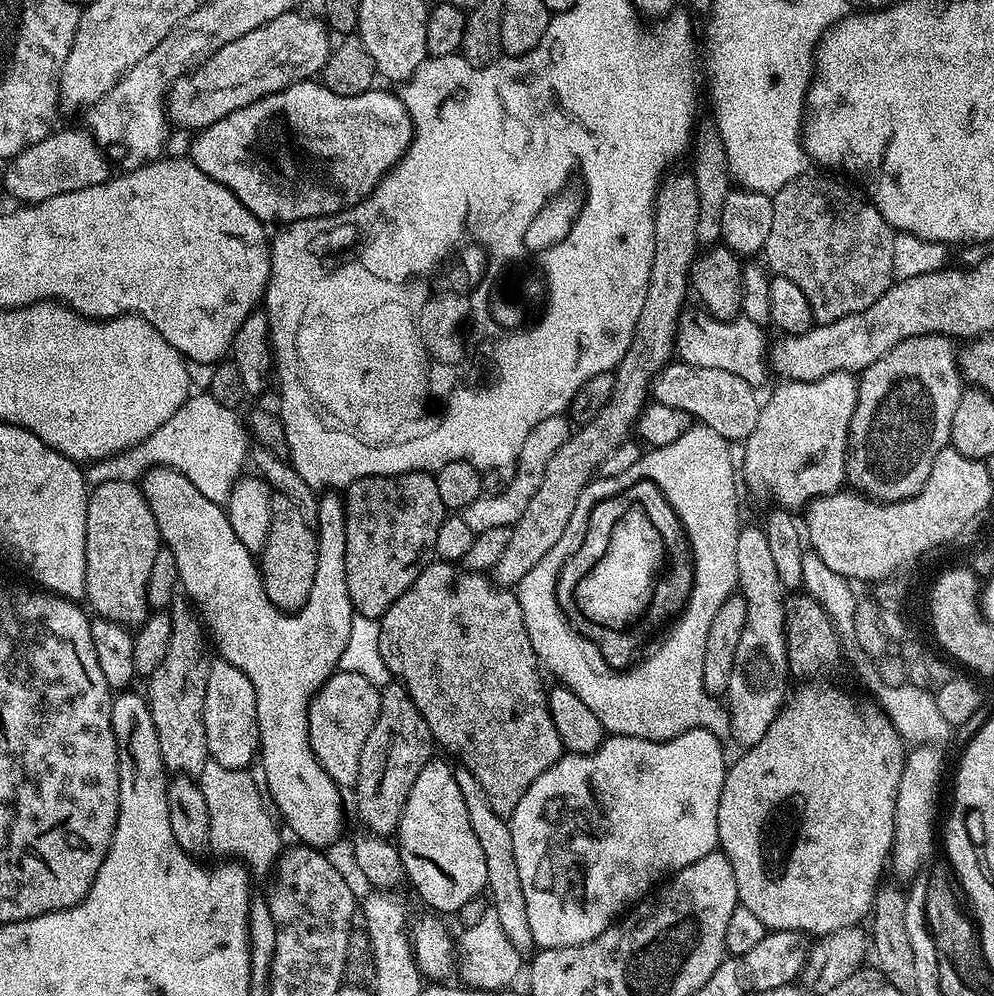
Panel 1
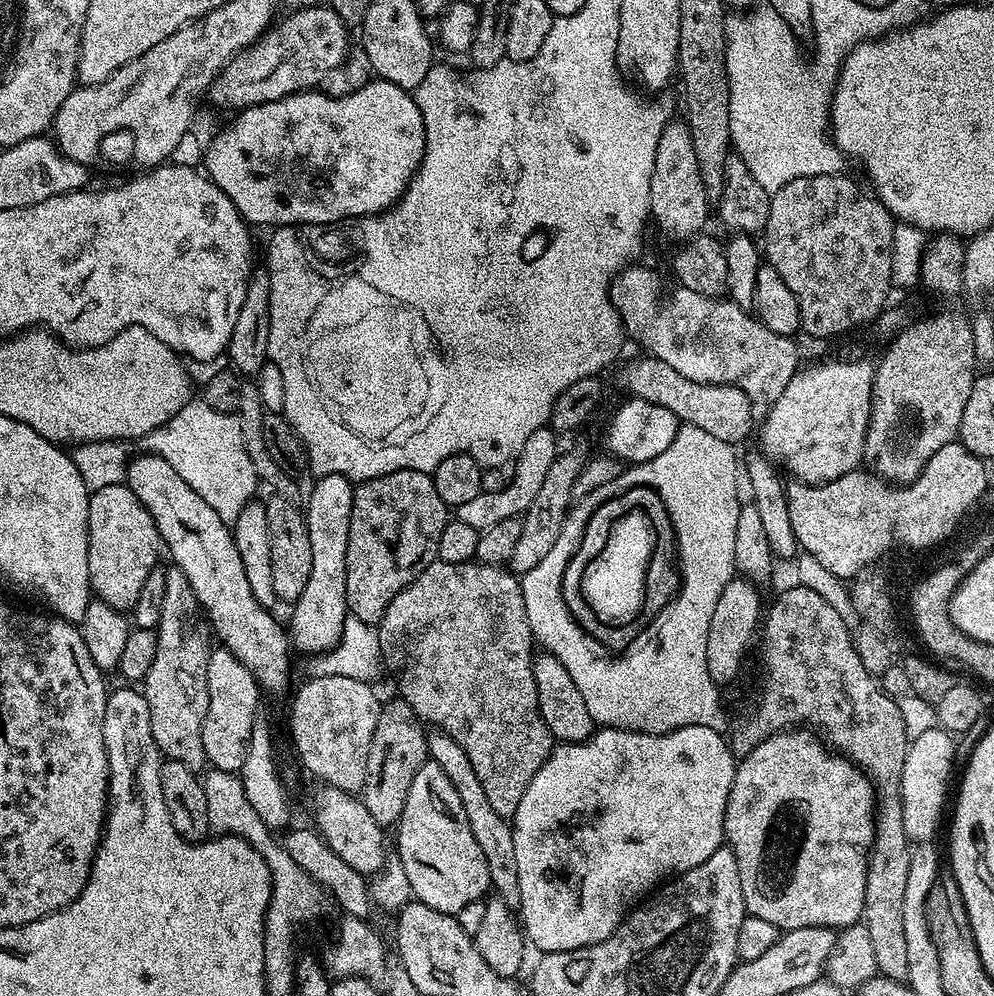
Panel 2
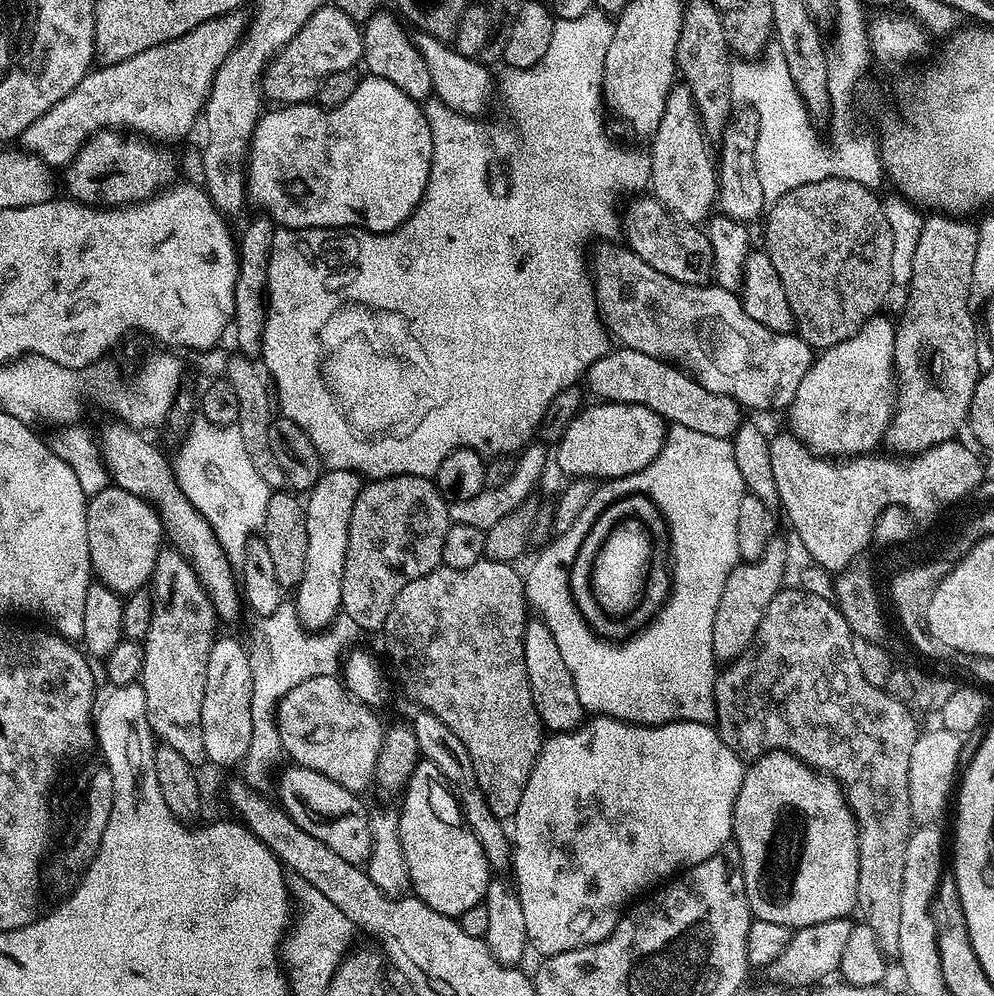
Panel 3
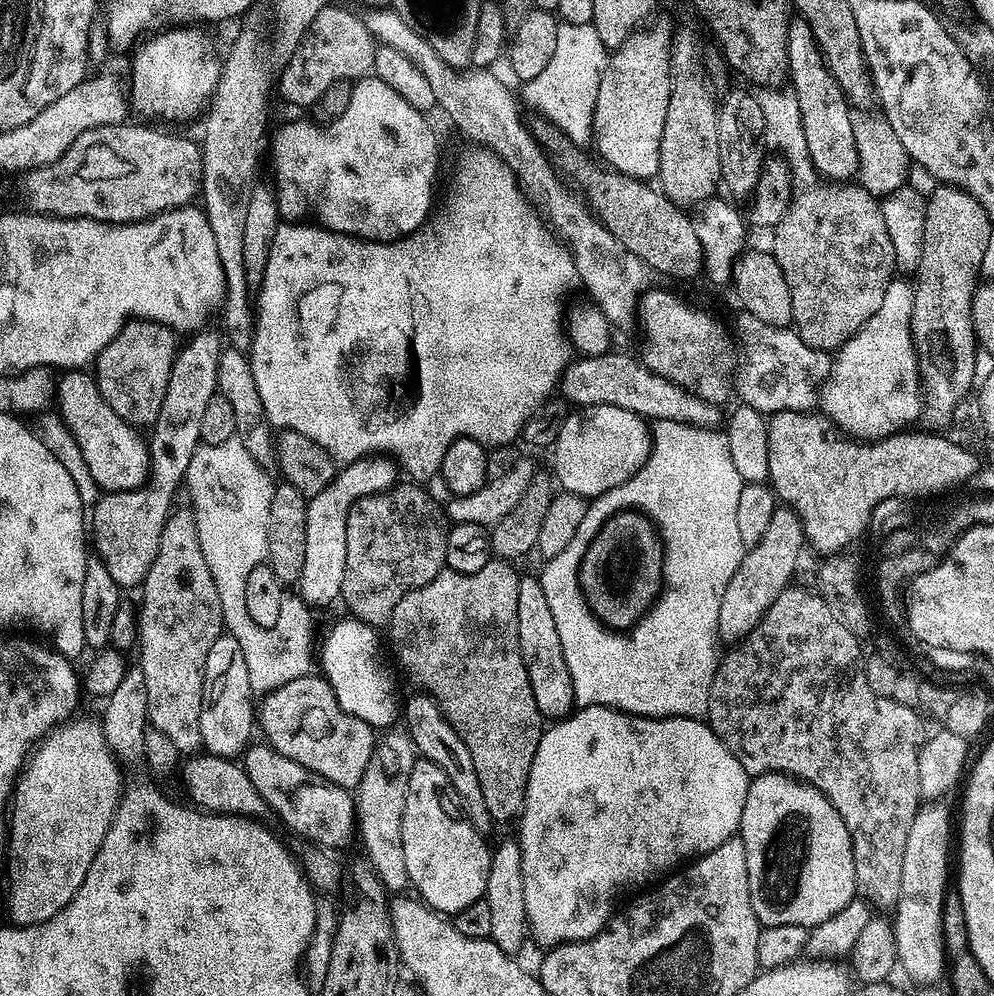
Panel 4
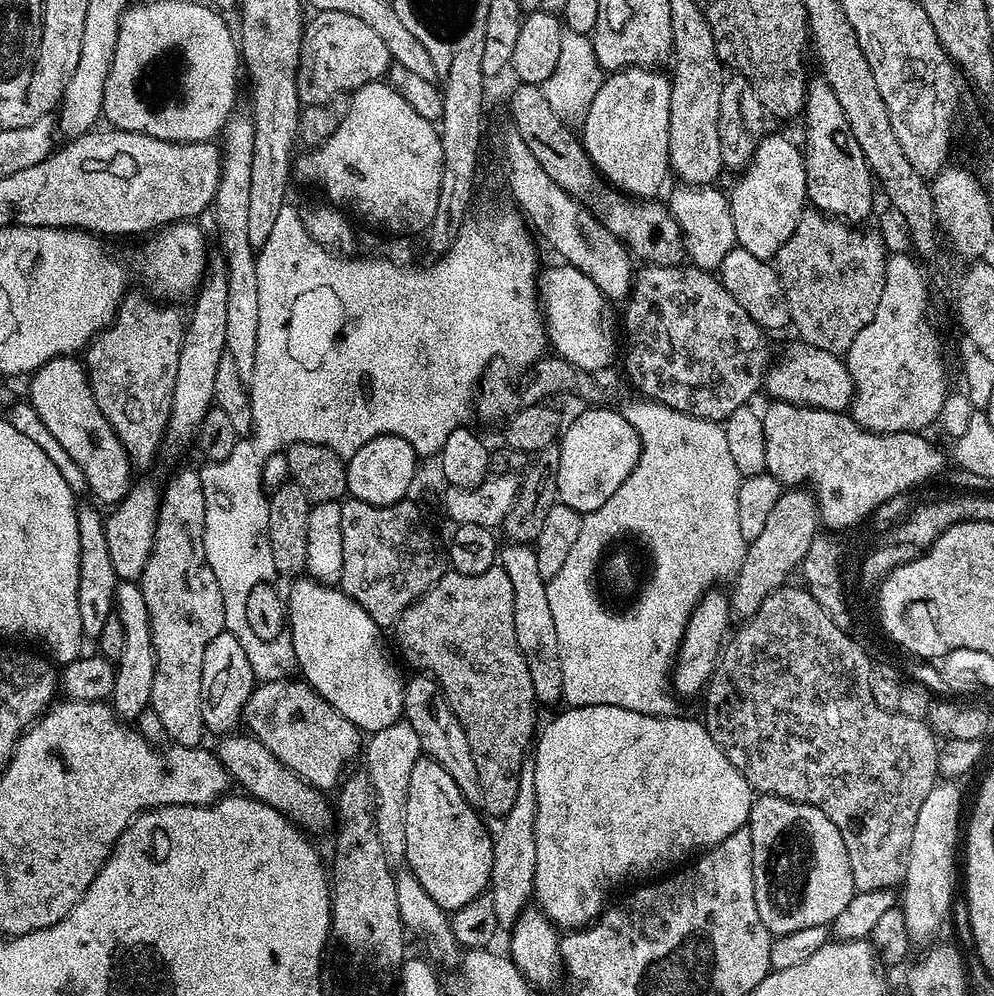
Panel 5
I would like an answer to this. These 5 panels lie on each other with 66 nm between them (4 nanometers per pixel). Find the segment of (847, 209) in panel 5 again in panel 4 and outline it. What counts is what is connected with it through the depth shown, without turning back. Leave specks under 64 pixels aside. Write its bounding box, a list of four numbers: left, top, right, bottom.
[786,19,858,182]

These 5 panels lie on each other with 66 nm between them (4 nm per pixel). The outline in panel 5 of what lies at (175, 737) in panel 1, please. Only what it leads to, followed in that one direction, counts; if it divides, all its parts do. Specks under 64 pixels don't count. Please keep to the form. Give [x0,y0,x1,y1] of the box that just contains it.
[138,467,225,748]

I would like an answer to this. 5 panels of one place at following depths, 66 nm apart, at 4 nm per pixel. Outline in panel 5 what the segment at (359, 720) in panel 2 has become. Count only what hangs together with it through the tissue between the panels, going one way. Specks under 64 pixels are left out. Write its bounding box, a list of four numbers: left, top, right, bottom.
[242,678,362,790]

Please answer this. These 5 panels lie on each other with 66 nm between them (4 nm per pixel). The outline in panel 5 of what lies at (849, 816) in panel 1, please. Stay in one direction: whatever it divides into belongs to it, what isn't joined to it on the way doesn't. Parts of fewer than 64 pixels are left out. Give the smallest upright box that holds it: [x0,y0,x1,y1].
[746,794,857,937]

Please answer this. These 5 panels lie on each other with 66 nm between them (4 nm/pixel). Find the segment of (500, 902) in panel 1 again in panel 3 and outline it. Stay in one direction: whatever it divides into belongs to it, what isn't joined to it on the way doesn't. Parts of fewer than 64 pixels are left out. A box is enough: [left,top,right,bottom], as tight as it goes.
[410,710,514,874]

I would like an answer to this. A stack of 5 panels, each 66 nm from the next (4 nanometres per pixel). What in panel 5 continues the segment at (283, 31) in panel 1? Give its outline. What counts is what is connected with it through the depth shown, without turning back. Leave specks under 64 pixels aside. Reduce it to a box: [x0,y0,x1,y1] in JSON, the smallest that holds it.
[296,12,390,105]

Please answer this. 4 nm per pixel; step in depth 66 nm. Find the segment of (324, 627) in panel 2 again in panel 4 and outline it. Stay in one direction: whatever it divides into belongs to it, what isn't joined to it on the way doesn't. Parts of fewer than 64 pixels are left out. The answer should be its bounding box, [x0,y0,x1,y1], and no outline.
[298,454,398,606]

